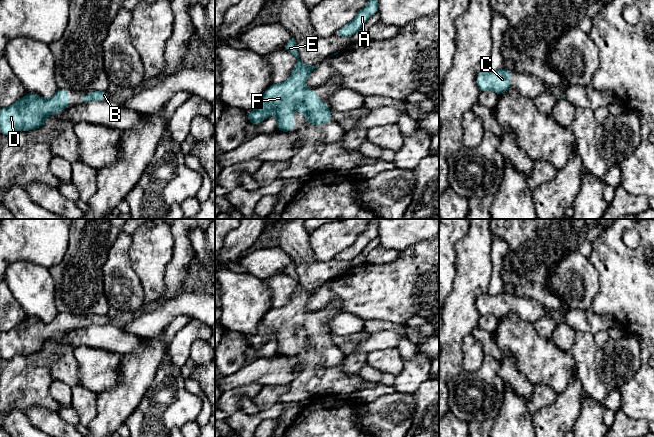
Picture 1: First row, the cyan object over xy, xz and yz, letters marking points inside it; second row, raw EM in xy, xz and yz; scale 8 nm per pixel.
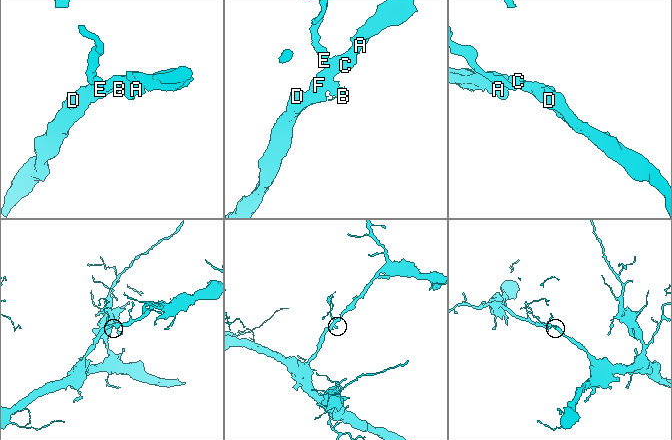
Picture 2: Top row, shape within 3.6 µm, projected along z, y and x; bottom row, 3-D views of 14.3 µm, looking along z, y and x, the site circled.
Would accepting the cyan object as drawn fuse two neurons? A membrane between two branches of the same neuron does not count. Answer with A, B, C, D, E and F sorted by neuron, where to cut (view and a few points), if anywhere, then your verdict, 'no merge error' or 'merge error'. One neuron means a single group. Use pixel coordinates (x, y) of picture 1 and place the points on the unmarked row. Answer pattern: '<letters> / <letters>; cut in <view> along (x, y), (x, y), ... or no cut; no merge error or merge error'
A B C D E F; no cut; no merge error

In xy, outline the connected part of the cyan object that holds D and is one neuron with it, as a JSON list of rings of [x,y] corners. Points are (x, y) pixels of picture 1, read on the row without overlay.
[[[60,313],[50,323],[28,317],[14,328],[0,332],[0,356],[3,361],[16,355],[30,355],[42,351],[49,339],[70,330],[69,315]]]

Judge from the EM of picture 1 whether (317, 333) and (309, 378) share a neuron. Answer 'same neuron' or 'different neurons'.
same neuron

